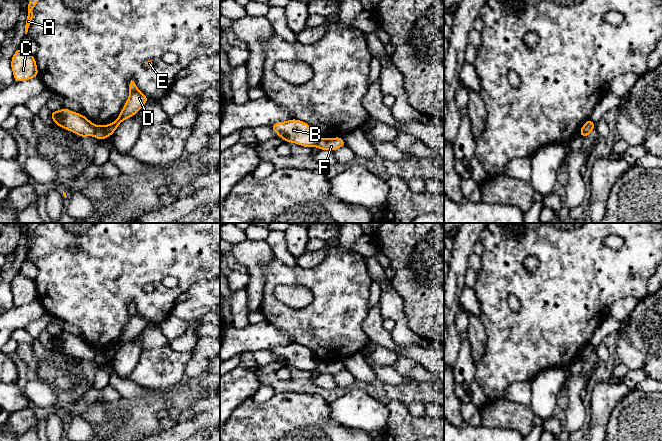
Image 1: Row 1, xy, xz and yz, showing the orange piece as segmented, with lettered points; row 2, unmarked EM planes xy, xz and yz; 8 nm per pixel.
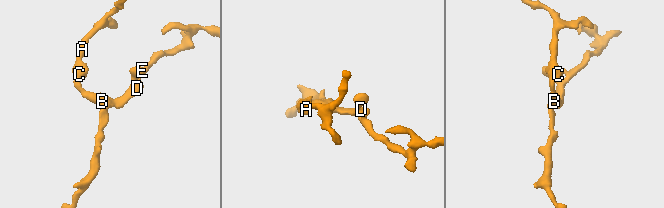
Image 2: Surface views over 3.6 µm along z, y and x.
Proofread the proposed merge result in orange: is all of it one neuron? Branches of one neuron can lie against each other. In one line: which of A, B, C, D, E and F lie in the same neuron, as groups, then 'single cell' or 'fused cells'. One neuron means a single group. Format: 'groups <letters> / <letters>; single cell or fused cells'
groups A B C / D E F; fused cells

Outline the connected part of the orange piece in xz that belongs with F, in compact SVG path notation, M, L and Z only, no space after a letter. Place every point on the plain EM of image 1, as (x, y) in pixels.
M335 361L330 363L320 362L318 363L318 366L316 368L319 374L330 374L330 375L334 375L345 369L346 369L345 365L343 364L342 361Z

